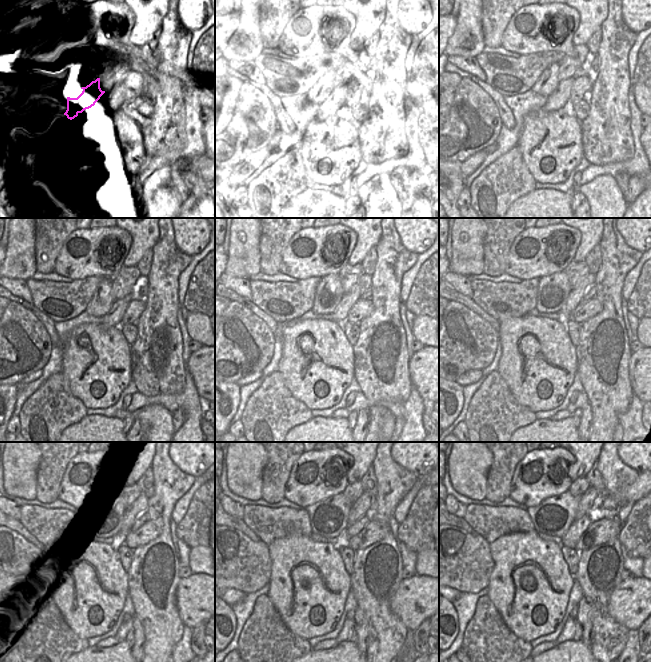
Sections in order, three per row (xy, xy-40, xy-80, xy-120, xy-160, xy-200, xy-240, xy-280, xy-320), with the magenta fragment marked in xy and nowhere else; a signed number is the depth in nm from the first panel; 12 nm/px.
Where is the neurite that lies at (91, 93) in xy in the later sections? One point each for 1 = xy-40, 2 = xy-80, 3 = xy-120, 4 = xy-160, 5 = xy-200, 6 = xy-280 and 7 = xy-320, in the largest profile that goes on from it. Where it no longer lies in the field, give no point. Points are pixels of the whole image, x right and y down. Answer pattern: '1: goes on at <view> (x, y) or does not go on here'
1: goes on at xy-40 (318, 93)
2: goes on at xy-80 (546, 84)
3: goes on at xy-120 (101, 302)
4: goes on at xy-160 (329, 292)
5: goes on at xy-200 (553, 291)
6: goes on at xy-280 (329, 518)
7: goes on at xy-320 (553, 516)

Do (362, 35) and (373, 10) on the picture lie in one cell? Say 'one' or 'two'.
one

